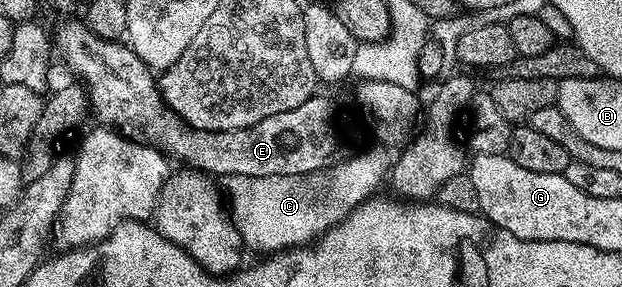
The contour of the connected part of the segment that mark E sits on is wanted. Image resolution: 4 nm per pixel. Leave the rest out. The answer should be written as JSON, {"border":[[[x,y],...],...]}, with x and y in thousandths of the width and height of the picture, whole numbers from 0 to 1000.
{"border":[[[135,66],[105,70],[88,111],[88,167],[98,178],[105,223],[119,251],[122,275],[141,317],[143,373],[148,401],[156,401],[164,436],[180,446],[183,460],[207,488],[233,505],[238,519],[254,526],[275,557],[304,564],[309,589],[336,613],[352,610],[352,620],[391,606],[400,617],[426,613],[497,613],[510,592],[534,589],[555,551],[551,519],[558,502],[542,432],[540,369],[518,328],[506,328],[487,366],[450,397],[439,397],[407,443],[391,443],[381,456],[320,460],[305,449],[296,418],[286,408],[265,362],[259,334],[257,296],[248,240],[217,192],[206,150],[185,139],[161,139],[145,98],[137,94]]]}

